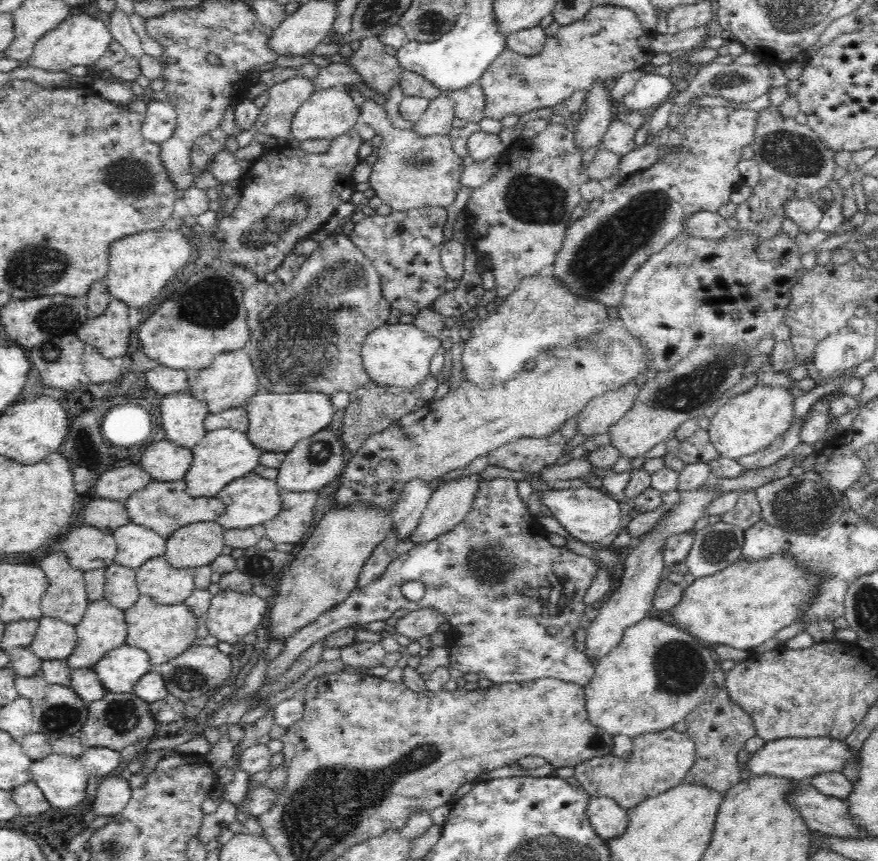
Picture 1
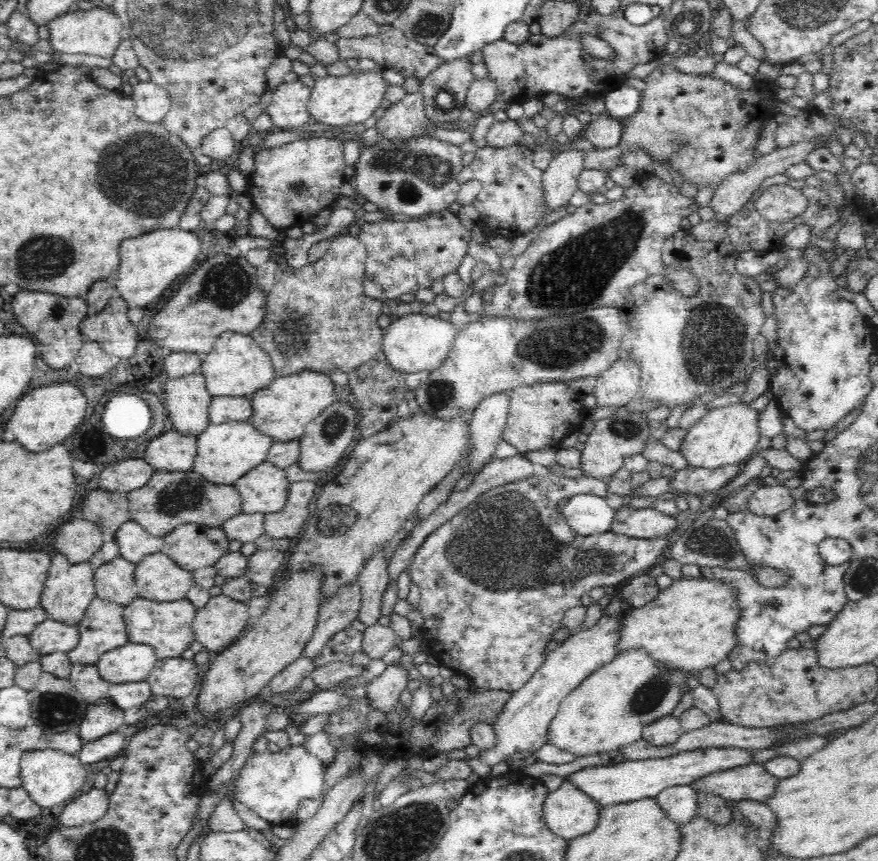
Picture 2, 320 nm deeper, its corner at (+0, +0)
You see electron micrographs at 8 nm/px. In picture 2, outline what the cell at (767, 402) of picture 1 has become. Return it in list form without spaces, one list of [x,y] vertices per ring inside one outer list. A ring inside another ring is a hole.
[[[736,403],[709,409],[696,424],[688,430],[679,451],[689,466],[698,468],[720,468],[728,464],[744,464],[755,452],[760,440],[758,416],[761,412],[748,403]]]

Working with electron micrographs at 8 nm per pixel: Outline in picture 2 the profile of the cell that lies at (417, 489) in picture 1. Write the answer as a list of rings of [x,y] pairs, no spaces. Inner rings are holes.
[[[383,549],[365,564],[359,576],[361,607],[357,616],[367,627],[378,622],[382,616],[382,597],[390,583],[389,561],[383,557]]]

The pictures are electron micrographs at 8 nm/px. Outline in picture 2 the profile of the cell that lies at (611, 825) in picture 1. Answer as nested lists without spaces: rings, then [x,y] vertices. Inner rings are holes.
[[[566,778],[557,790],[546,795],[544,821],[550,831],[569,841],[598,826],[601,808]]]

